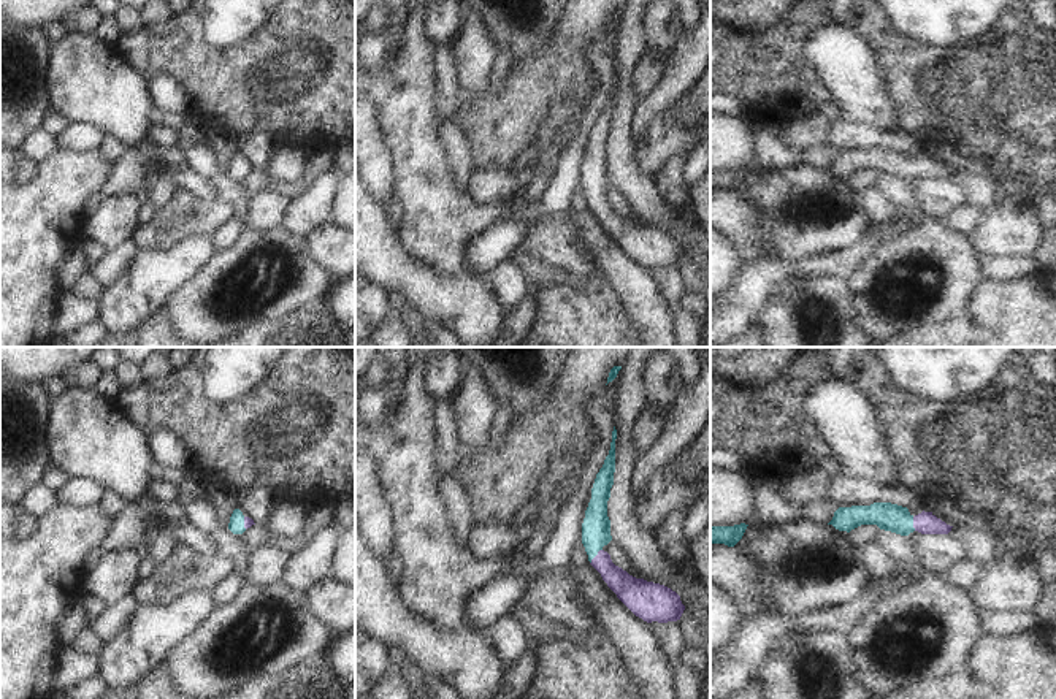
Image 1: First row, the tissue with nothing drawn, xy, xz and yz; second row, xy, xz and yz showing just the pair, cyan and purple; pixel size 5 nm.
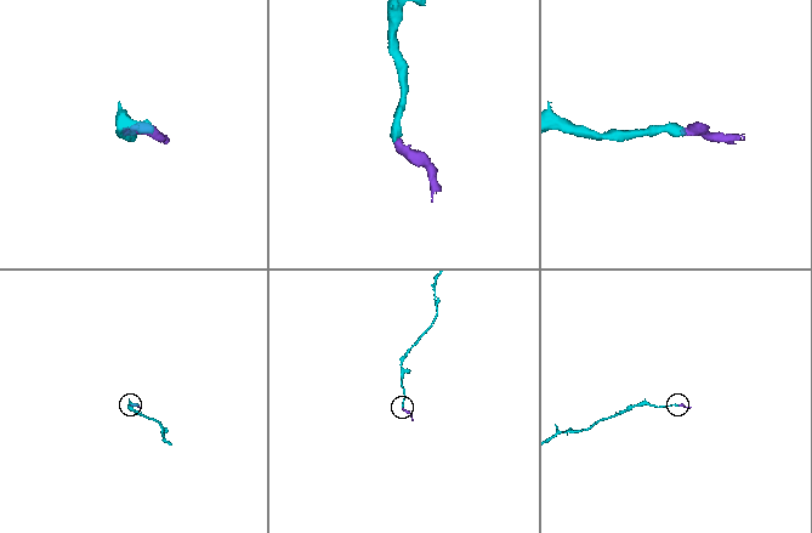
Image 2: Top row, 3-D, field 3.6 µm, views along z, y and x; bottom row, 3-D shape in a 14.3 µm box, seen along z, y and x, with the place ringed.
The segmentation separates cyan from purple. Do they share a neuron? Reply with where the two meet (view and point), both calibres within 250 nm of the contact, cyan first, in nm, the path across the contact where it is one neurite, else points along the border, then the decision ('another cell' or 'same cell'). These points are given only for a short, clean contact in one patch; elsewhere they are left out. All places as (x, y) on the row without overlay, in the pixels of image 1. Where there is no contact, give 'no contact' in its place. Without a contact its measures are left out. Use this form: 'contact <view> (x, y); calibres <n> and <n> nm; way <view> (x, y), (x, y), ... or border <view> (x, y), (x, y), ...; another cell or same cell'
contact xz (595, 200); calibres 140 and 140 nm; way xz (596, 171), (595, 200), (630, 235); same cell

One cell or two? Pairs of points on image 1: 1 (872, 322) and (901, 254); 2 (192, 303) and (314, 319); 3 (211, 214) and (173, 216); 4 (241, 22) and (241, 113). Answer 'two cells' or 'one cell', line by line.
1: one cell
2: two cells
3: one cell
4: two cells

